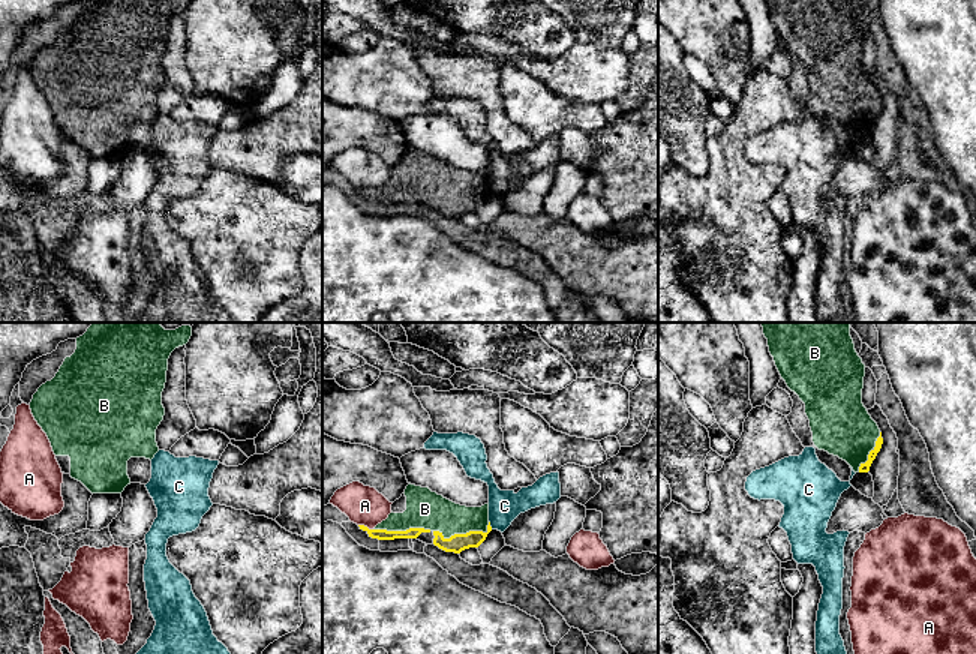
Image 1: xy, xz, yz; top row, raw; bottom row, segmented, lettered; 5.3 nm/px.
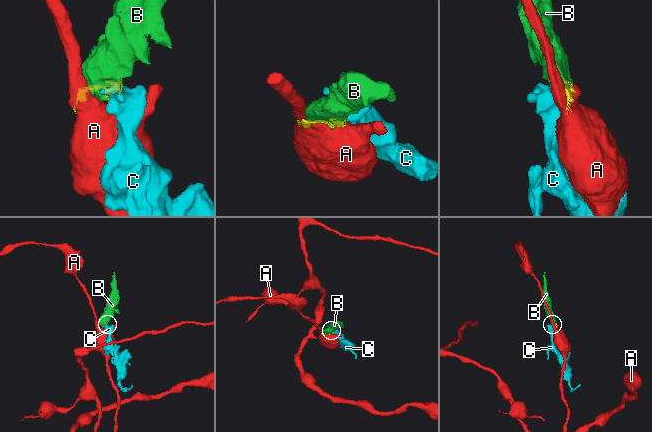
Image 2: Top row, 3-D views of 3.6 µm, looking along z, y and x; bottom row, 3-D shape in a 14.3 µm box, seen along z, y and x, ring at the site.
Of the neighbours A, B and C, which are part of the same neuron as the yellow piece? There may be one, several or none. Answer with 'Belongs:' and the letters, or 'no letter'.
Belongs: B

